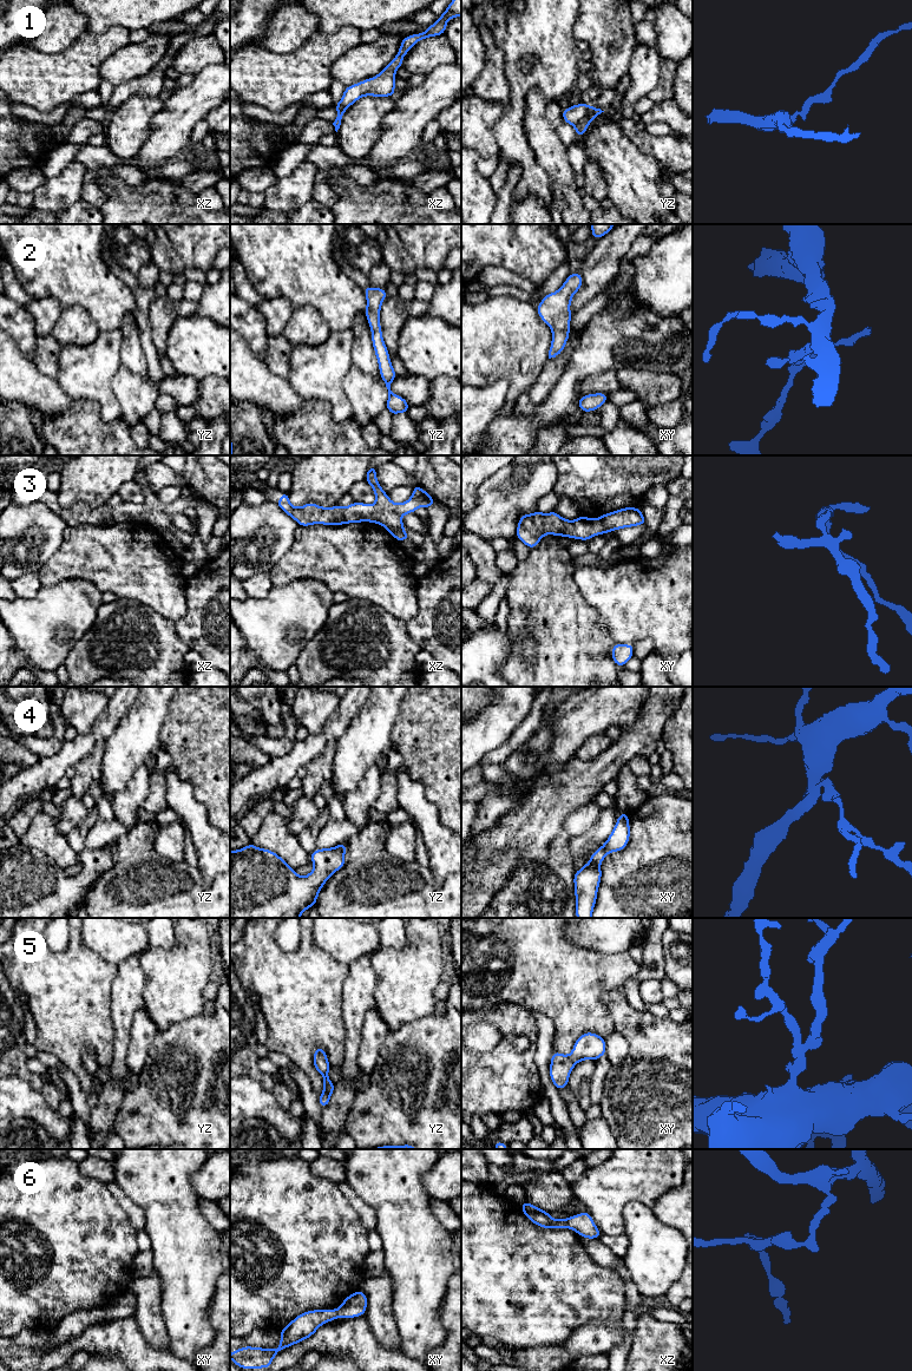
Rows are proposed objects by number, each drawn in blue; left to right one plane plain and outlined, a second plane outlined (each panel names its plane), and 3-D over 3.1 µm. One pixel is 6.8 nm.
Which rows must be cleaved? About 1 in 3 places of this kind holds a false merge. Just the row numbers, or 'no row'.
1

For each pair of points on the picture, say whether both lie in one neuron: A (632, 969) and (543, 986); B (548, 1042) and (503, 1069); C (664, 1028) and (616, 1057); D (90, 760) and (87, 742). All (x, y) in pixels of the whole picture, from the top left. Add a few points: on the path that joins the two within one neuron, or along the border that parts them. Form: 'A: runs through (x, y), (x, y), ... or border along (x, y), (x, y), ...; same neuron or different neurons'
A: runs through (610, 972), (565, 979); same neuron
B: border along (536, 1021), (537, 1048), (535, 1063), (540, 1076); different neurons
C: border along (615, 1030), (628, 1042), (629, 1053), (612, 1066); different neurons
D: border along (105, 740), (98, 740), (93, 748), (73, 766); different neurons

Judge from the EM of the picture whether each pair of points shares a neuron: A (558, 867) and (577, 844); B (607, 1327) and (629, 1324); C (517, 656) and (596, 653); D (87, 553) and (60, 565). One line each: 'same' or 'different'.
A: different
B: different
C: same
D: same

